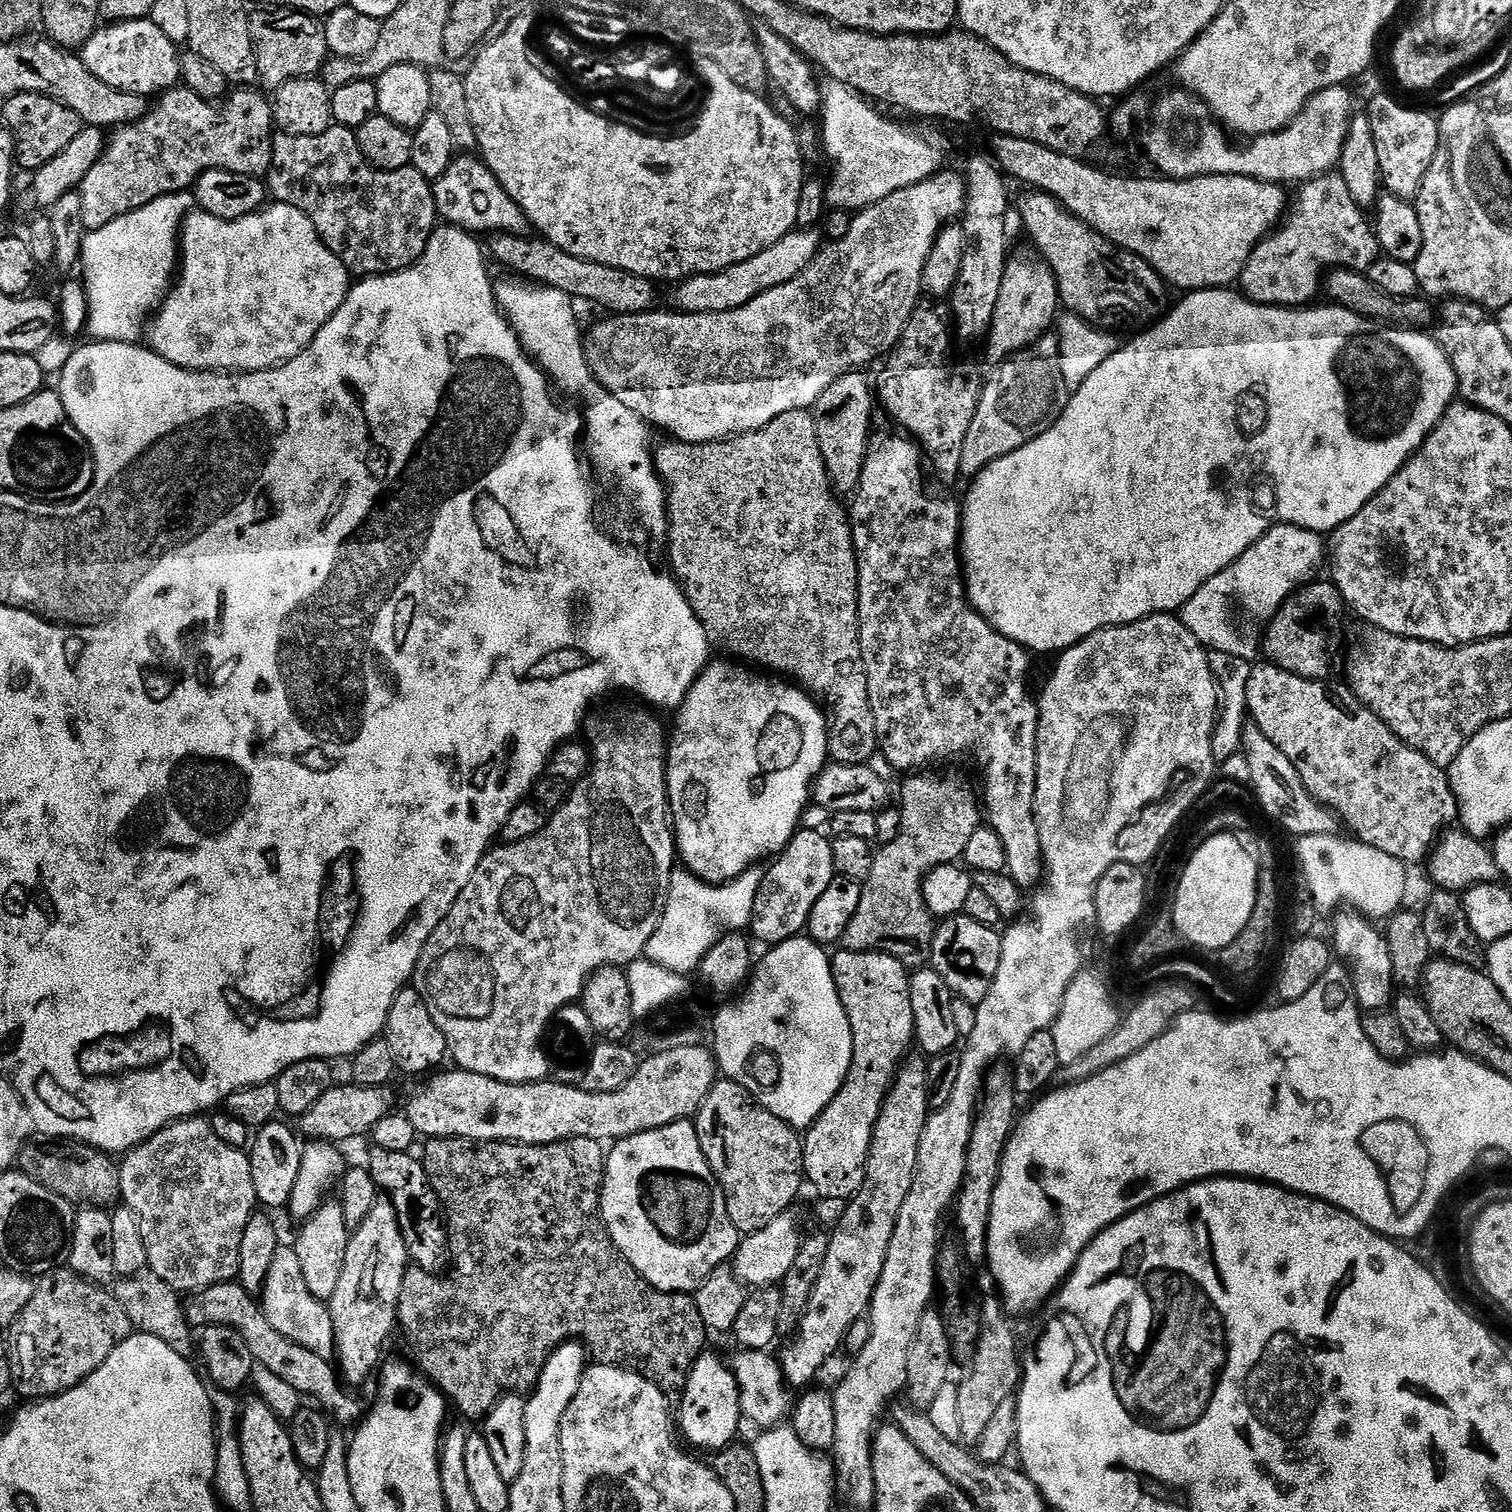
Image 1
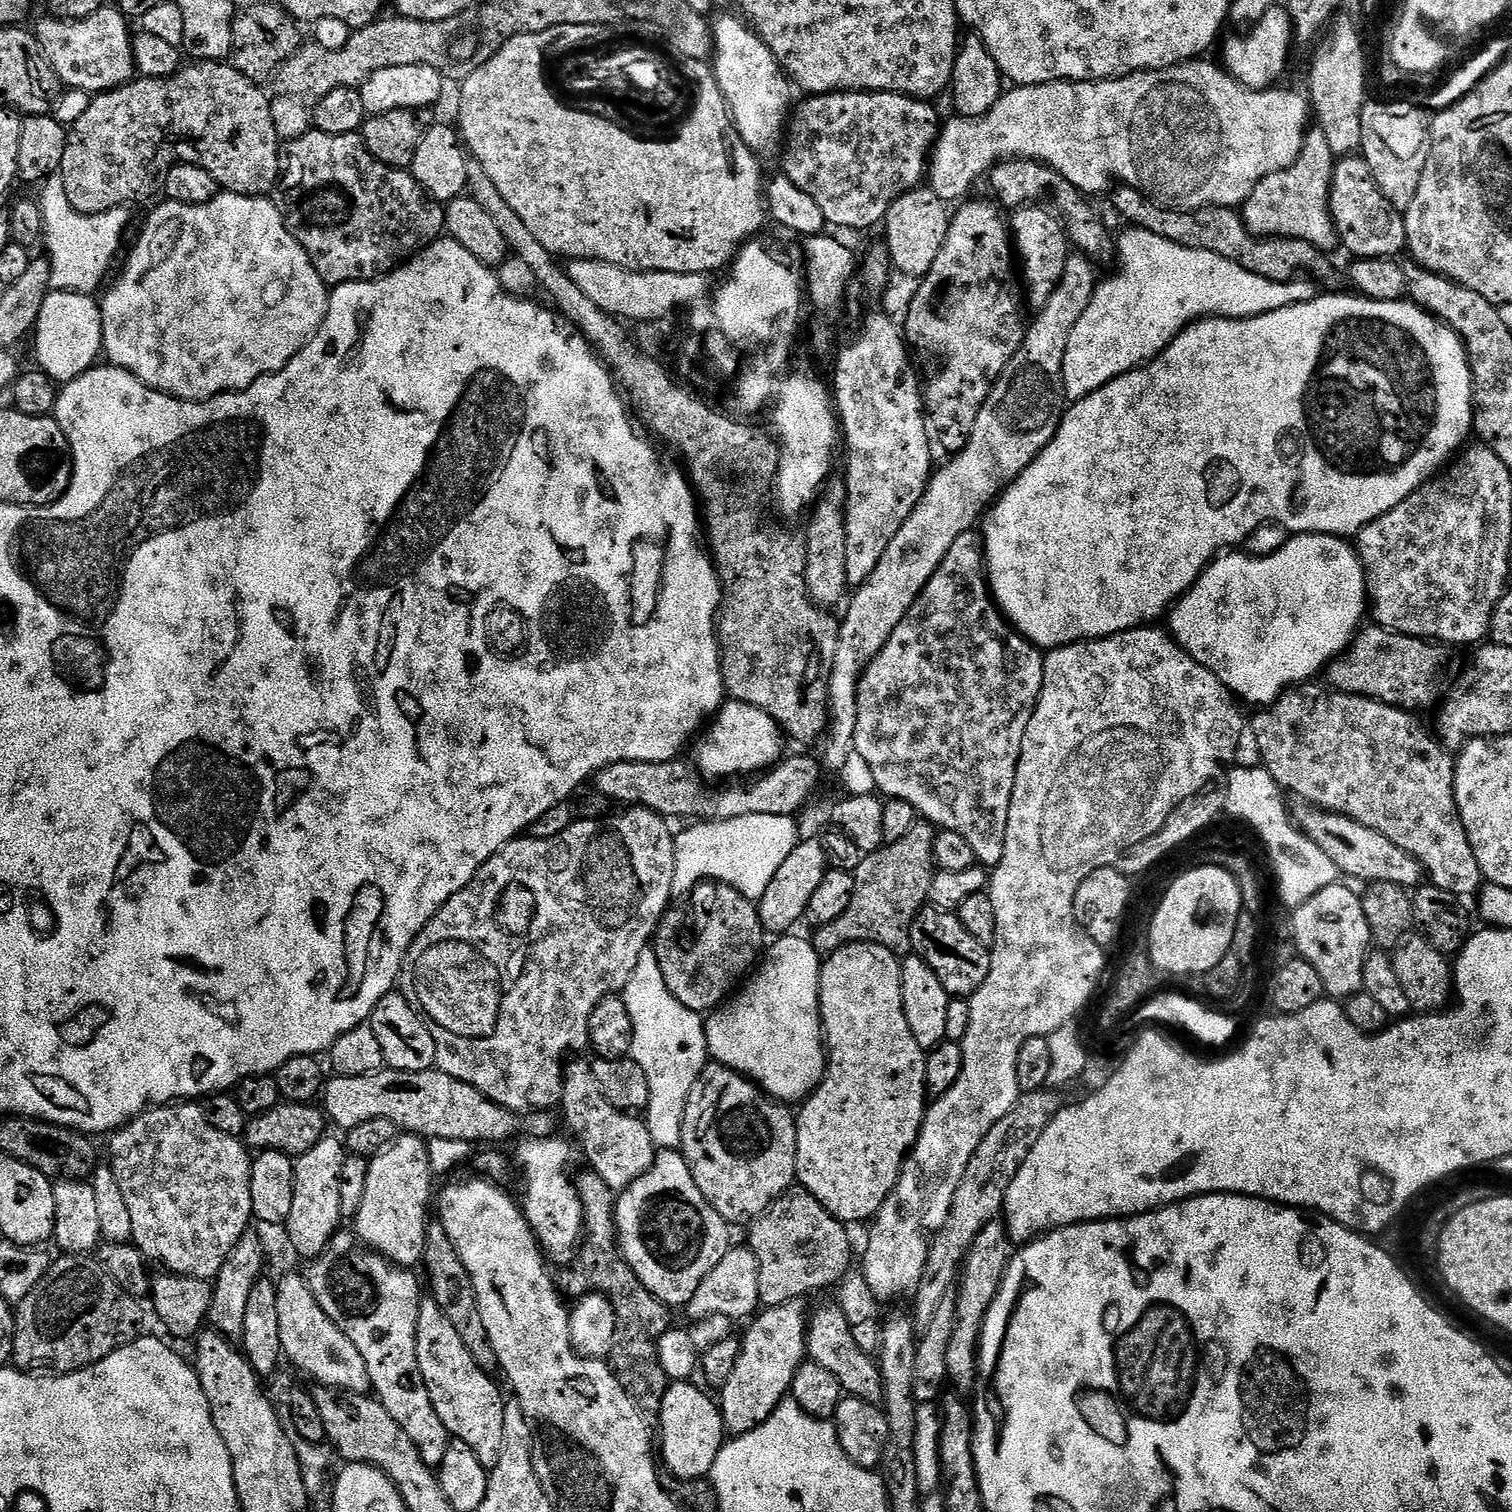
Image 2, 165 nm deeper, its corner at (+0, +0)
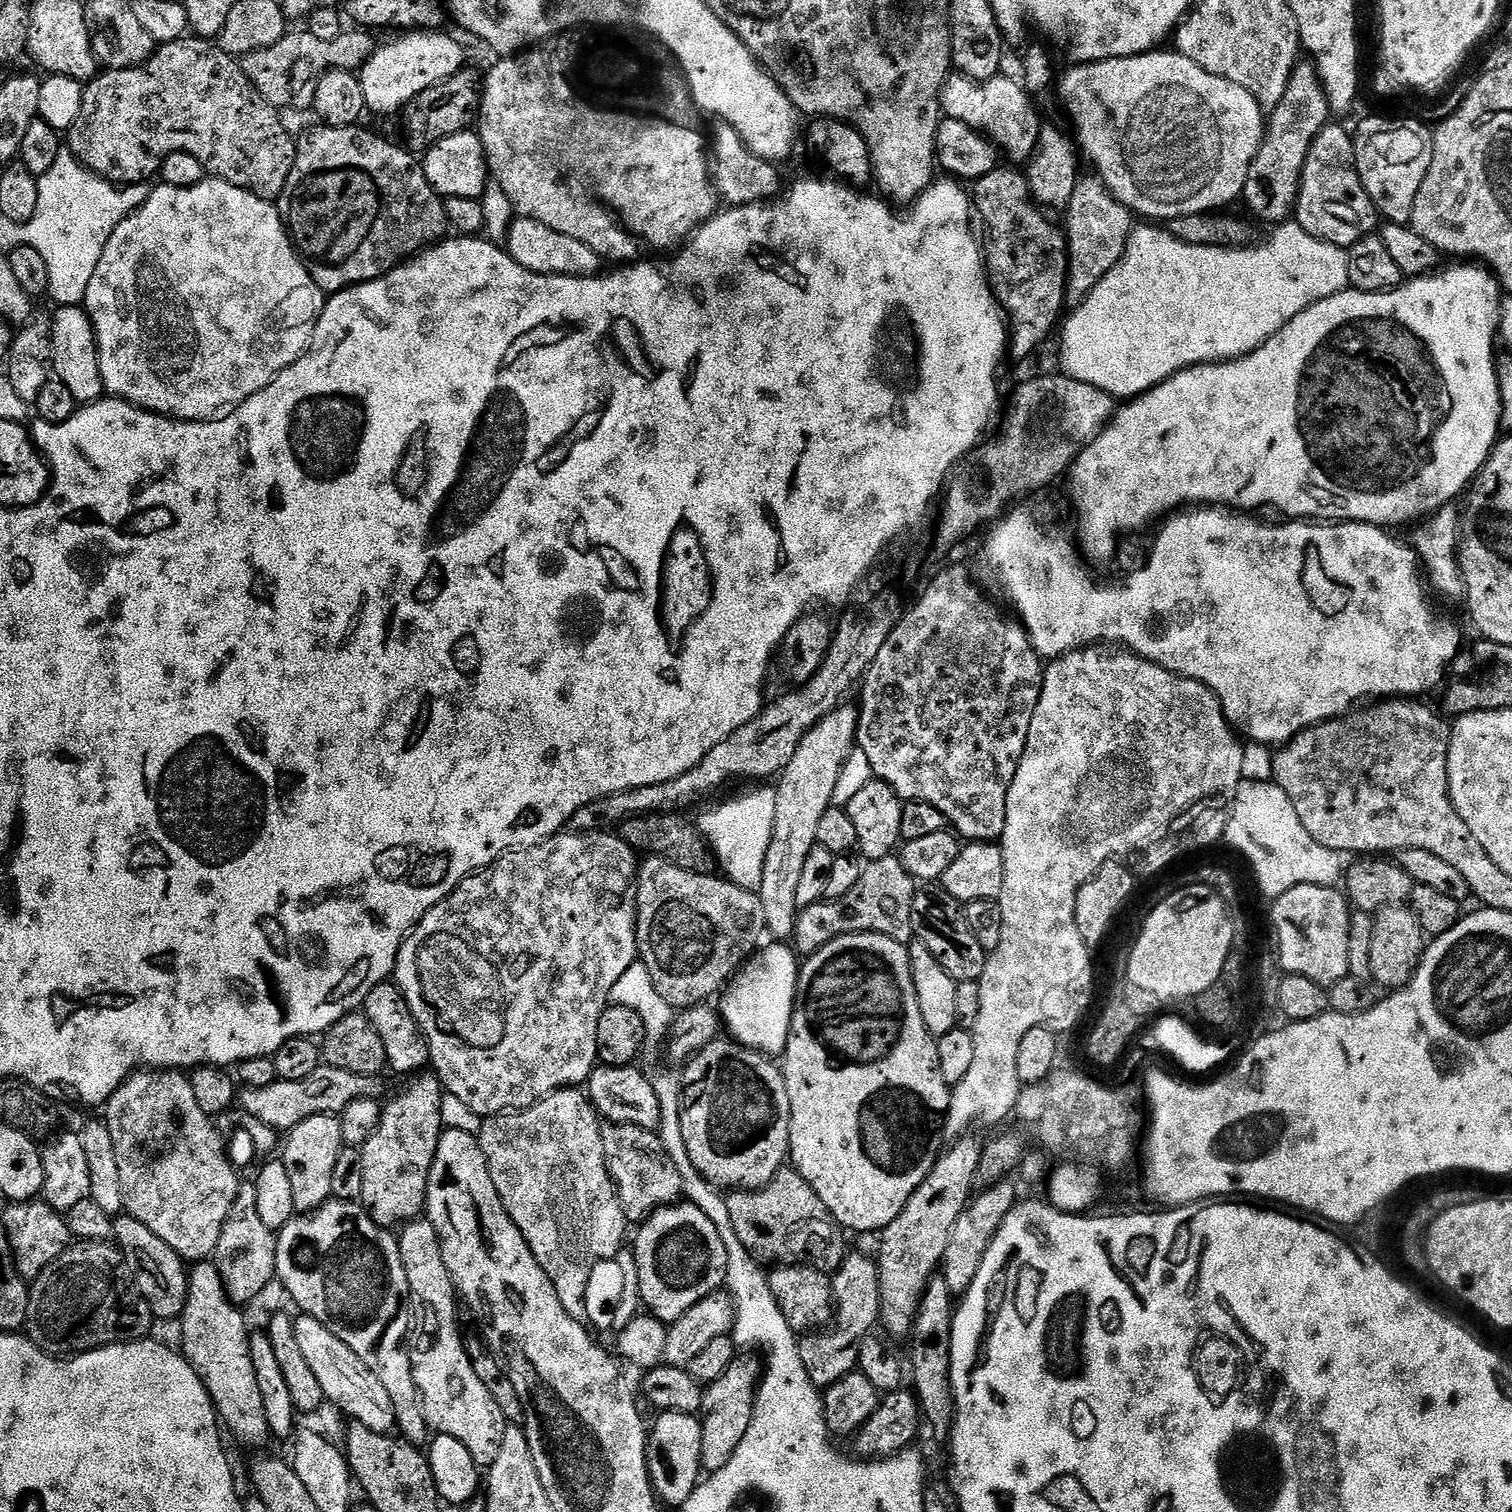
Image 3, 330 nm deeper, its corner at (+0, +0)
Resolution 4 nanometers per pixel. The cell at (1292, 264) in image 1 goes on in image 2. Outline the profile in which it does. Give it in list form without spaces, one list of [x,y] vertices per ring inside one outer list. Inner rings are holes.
[[[1316,126],[1304,137],[1302,154],[1289,166],[1262,178],[1258,186],[1250,194],[1250,198],[1242,205],[1244,225],[1256,236],[1298,236],[1311,238],[1313,241],[1328,240],[1337,235],[1337,227],[1333,223],[1331,194],[1332,179],[1335,174],[1338,157],[1330,150],[1330,142],[1326,140],[1324,129]]]

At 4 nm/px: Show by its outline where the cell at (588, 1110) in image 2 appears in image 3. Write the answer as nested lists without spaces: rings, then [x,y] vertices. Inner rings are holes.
[[[606,1124],[601,1127],[601,1132],[607,1170],[624,1207],[625,1220],[643,1222],[656,1209],[677,1203],[684,1196],[684,1183],[682,1174],[678,1174],[678,1166],[674,1166],[672,1159],[659,1147],[652,1148],[645,1129],[633,1124]]]

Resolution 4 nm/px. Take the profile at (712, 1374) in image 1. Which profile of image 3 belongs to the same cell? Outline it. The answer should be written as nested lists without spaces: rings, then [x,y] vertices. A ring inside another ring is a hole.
[[[662,1412],[655,1417],[656,1425],[651,1425],[648,1438],[648,1477],[652,1479],[652,1490],[661,1501],[683,1506],[694,1494],[696,1485],[702,1480],[702,1426],[700,1420],[690,1412]]]

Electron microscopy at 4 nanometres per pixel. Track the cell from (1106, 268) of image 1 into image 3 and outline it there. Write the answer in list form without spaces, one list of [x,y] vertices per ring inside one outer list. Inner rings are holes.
[[[959,74],[949,75],[943,86],[940,87],[940,110],[945,117],[957,119],[964,122],[966,126],[972,127],[976,132],[983,133],[1006,157],[1009,156],[1011,163],[1016,166],[1023,165],[1032,159],[1038,146],[1042,119],[1036,113],[1036,108],[1032,105],[1033,97],[1019,79],[1016,80],[1007,74],[1001,74],[989,80],[972,80],[969,76]]]

